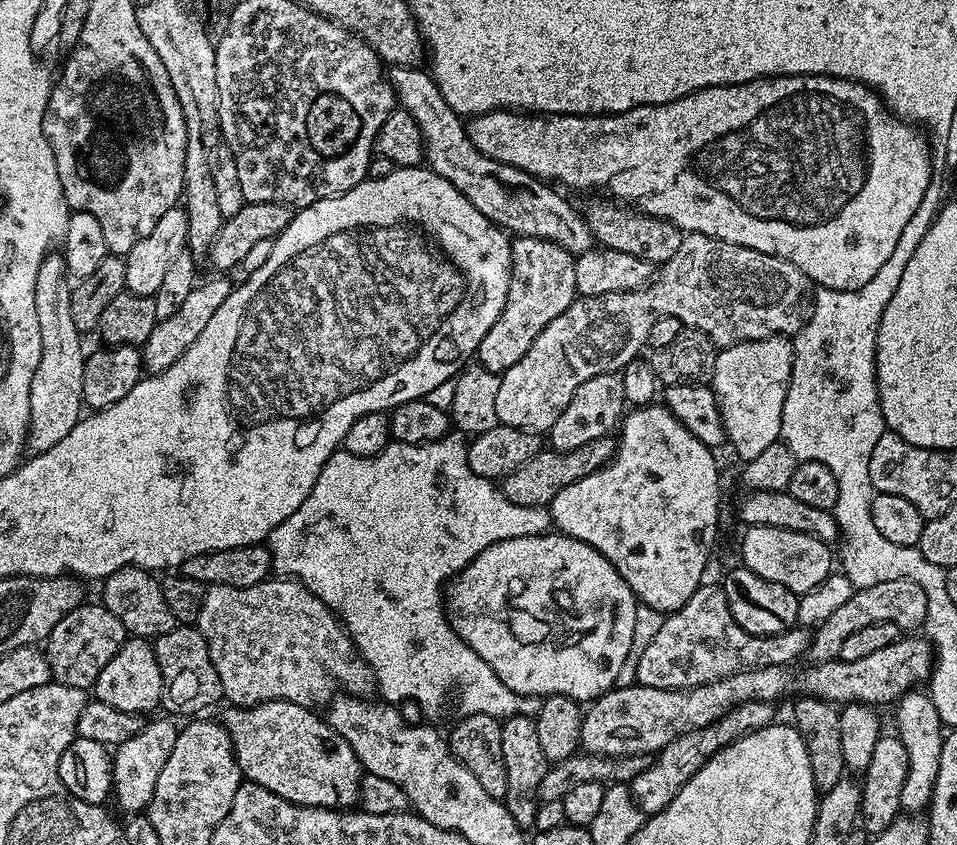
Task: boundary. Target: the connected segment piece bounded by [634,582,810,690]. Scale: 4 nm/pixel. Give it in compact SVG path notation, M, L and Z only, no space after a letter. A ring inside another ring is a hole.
M708 582L701 584L698 590L694 590L686 606L665 615L662 630L658 630L658 634L654 634L653 640L650 641L650 646L646 646L646 650L642 650L642 654L635 657L637 684L654 686L658 690L697 688L703 684L732 676L736 672L747 672L749 668L792 666L803 652L805 655L809 651L810 632L807 628L797 626L777 636L755 636L742 630L742 626L734 622L734 614L730 614L730 606L726 602L723 587L711 588L710 584Z

